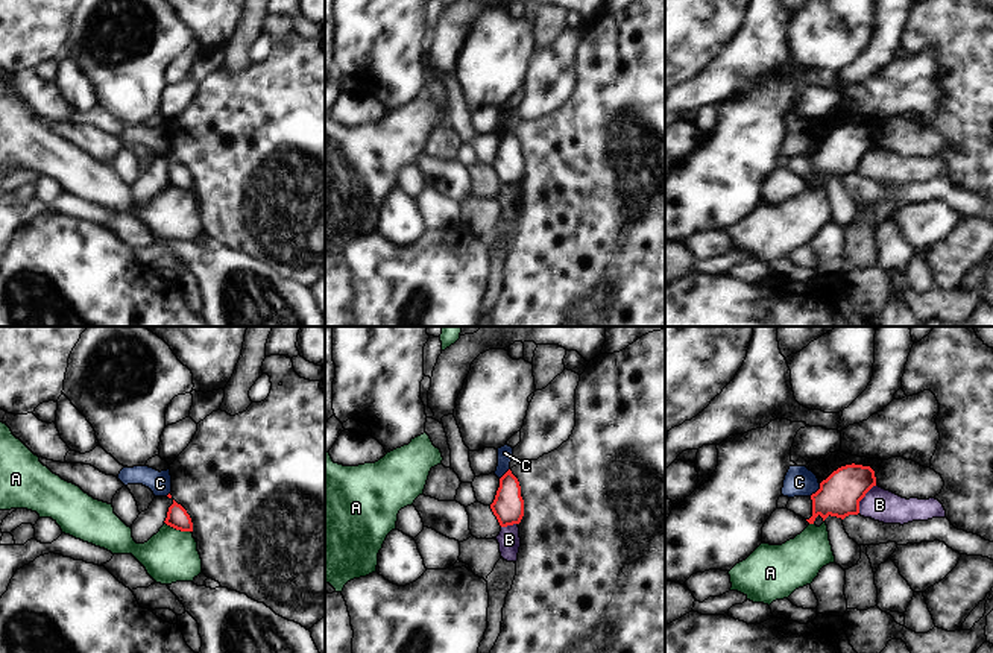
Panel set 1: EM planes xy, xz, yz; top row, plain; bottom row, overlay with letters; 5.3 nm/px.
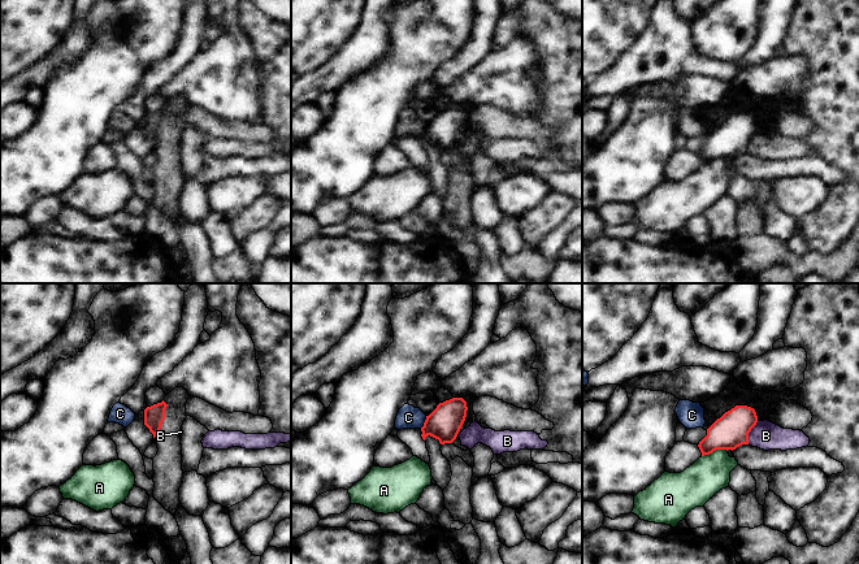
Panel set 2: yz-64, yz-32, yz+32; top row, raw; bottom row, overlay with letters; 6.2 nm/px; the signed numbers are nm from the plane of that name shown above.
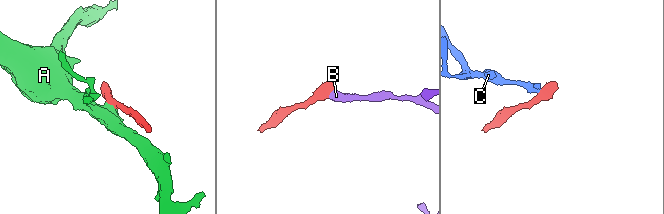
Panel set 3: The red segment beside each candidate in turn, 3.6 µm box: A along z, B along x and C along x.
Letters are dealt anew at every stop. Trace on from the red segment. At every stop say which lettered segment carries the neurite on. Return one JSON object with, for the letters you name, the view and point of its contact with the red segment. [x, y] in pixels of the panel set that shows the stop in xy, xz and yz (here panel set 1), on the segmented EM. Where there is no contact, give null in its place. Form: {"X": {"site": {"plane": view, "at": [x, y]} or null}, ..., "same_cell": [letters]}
{"same_cell": []}

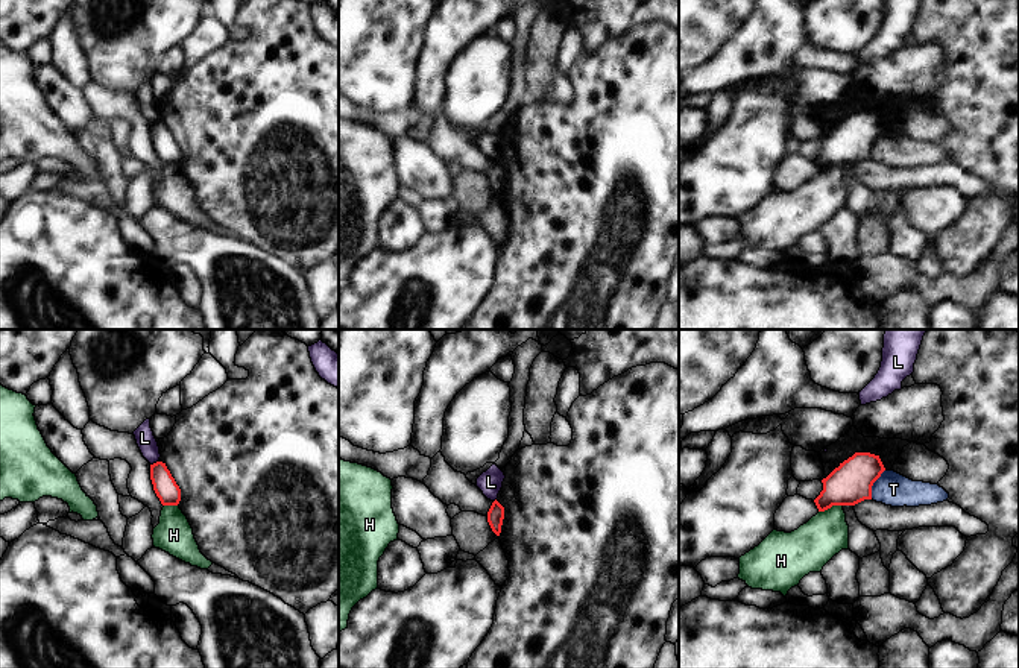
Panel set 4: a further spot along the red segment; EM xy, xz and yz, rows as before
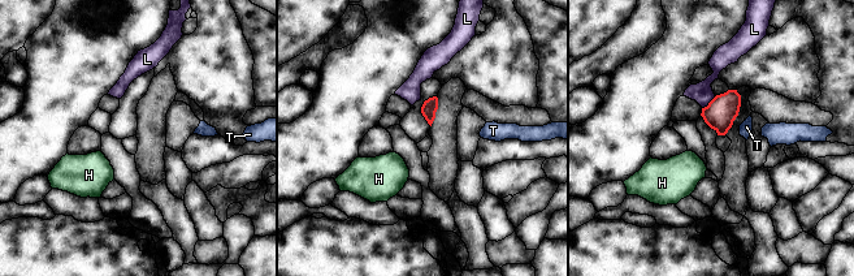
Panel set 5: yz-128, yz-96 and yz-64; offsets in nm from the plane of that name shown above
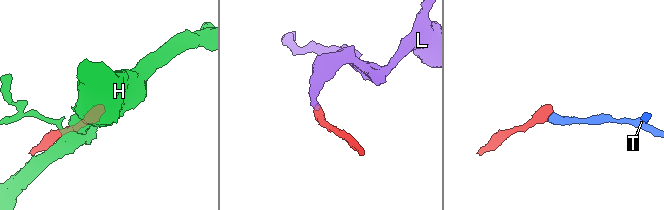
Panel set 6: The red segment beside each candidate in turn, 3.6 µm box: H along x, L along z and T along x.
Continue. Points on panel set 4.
{"same_cell": []}

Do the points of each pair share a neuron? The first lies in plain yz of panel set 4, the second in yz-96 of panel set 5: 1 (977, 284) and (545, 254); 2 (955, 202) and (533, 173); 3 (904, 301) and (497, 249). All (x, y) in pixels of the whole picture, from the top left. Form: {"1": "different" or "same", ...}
{"1": "different", "2": "same", "3": "different"}

